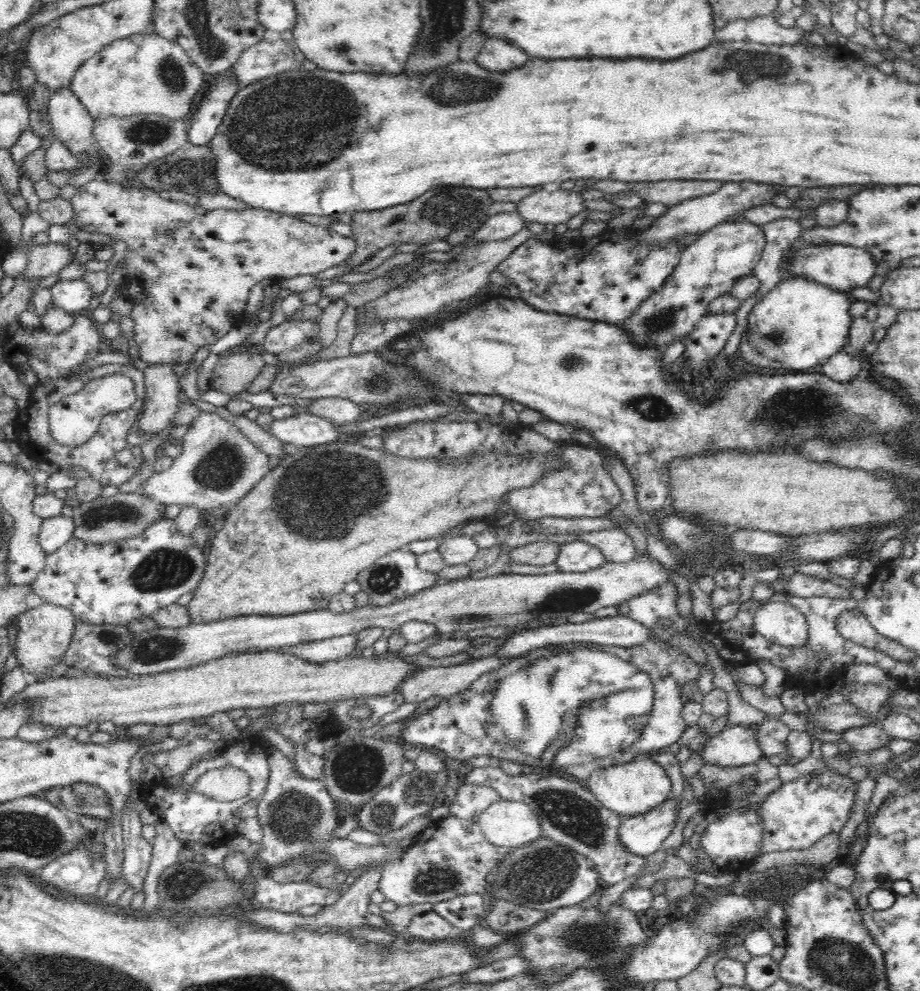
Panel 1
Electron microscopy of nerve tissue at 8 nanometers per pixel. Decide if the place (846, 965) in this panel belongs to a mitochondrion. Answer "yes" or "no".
yes

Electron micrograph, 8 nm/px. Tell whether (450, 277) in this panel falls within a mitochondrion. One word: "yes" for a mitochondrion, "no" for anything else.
yes

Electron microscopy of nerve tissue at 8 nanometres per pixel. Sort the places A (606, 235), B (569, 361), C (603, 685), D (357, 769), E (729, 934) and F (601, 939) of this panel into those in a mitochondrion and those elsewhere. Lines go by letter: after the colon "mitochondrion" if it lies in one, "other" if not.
A: other
B: mitochondrion
C: other
D: mitochondrion
E: other
F: mitochondrion

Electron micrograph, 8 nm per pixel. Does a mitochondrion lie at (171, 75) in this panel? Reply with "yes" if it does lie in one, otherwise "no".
yes

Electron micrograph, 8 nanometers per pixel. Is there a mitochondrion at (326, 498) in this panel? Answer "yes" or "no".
yes

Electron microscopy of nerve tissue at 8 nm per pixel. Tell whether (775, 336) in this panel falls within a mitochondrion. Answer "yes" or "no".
yes

